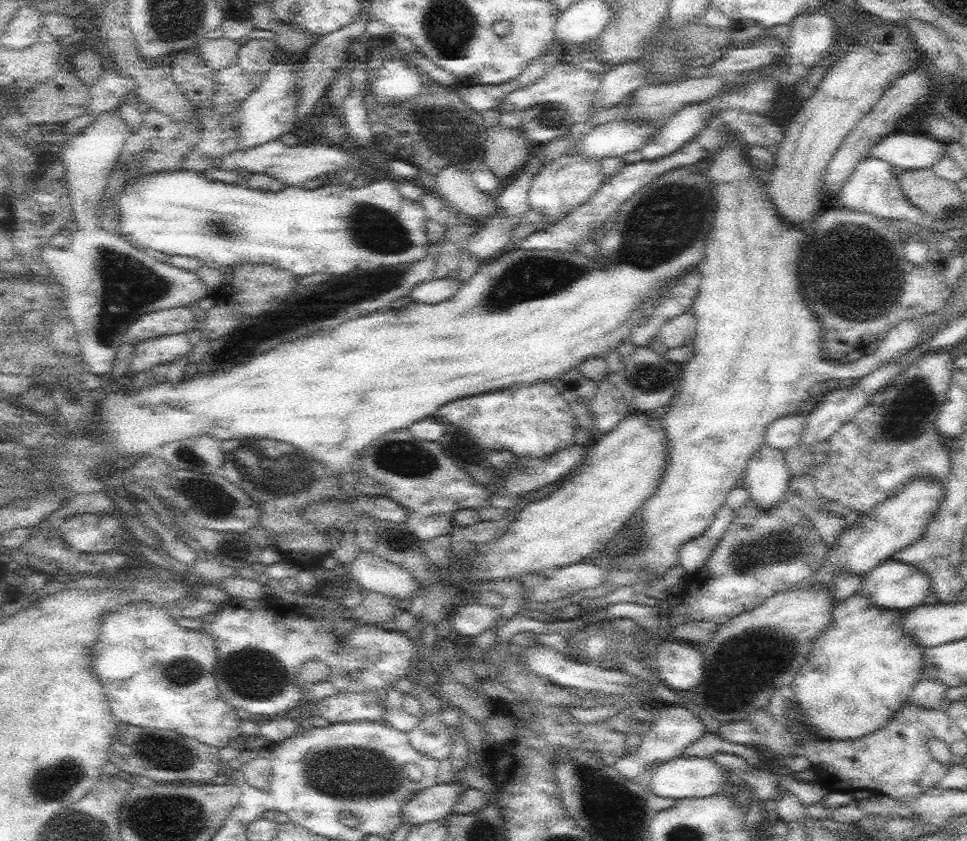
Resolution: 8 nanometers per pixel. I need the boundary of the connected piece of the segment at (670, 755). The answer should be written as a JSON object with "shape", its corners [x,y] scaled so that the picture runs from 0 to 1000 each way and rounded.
{"shape":[[[685,837],[680,839],[676,864],[664,876],[664,883],[658,895],[647,894],[643,901],[639,902],[639,906],[634,908],[634,912],[648,926],[658,927],[658,925],[664,924],[668,911],[673,910],[678,904],[691,906],[703,900],[707,892],[724,880],[729,870],[731,870],[730,863],[726,856],[706,837]]]}

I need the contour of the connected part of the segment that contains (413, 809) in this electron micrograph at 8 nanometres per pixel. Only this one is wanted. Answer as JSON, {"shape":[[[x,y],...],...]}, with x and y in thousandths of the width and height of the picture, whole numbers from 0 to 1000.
{"shape":[[[469,929],[465,931],[451,931],[441,939],[430,943],[417,961],[417,977],[428,981],[438,980],[446,975],[459,974],[468,966],[475,946],[484,937]]]}

